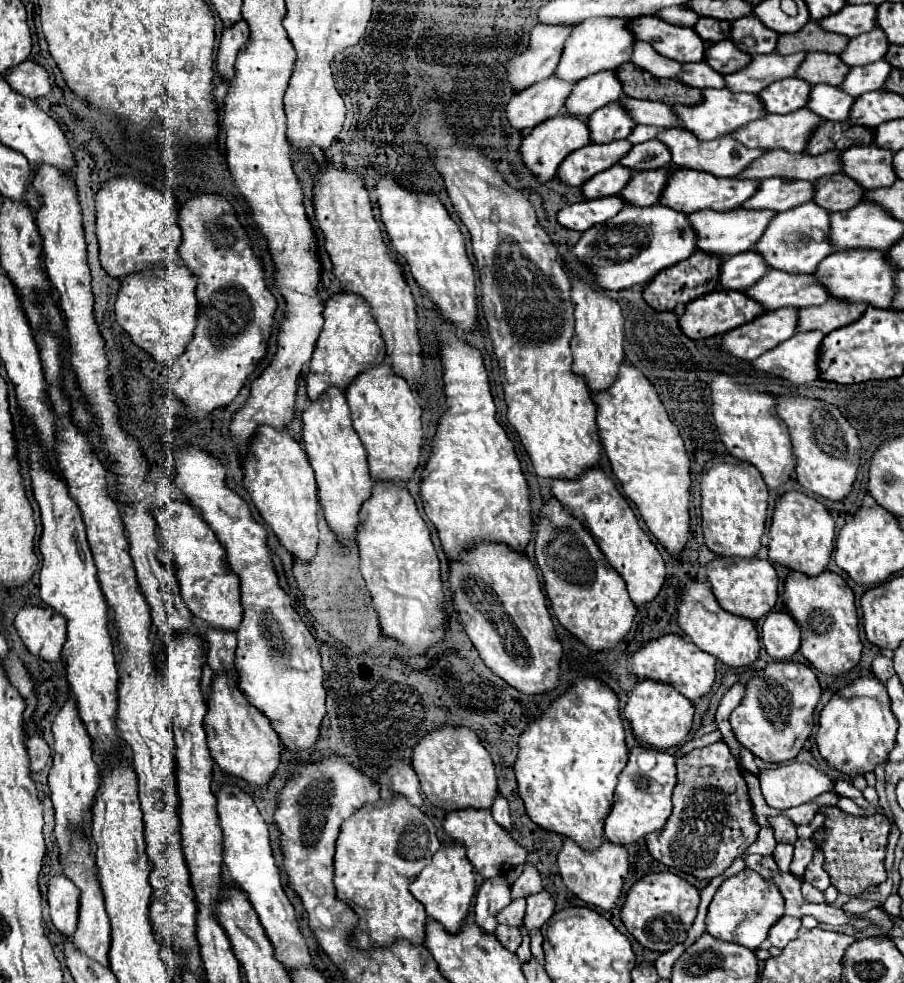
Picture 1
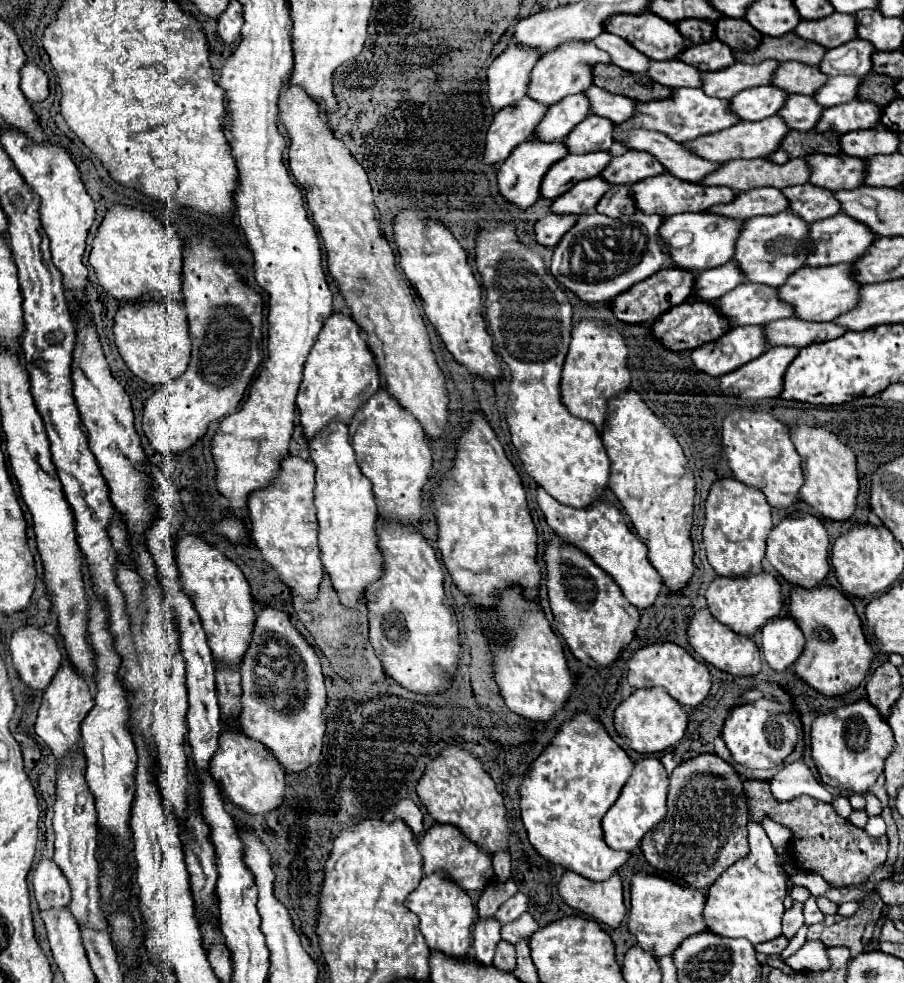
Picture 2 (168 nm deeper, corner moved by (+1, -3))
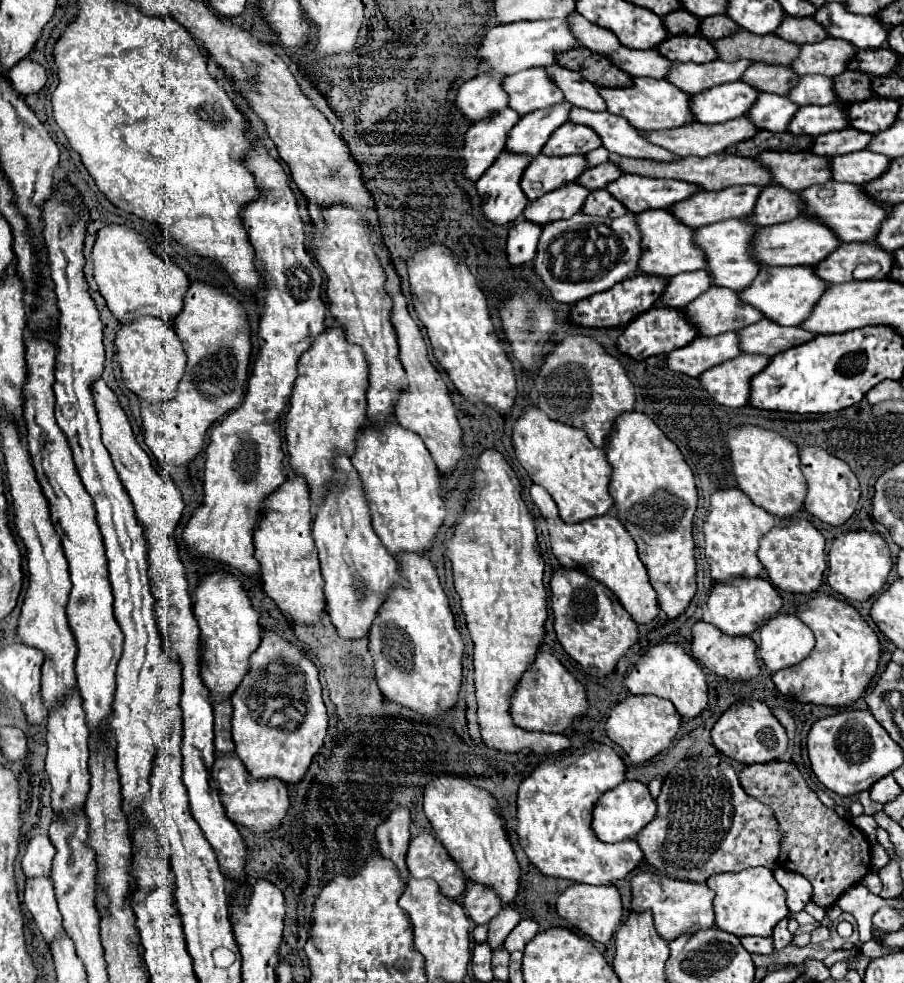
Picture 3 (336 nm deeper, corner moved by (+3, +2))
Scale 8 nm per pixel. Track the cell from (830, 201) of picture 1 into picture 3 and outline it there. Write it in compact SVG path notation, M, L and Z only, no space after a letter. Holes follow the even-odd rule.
M768 185L760 191L754 211L746 221L756 227L768 227L796 219L798 211L802 211L802 205L798 205L798 193L788 193L784 187Z

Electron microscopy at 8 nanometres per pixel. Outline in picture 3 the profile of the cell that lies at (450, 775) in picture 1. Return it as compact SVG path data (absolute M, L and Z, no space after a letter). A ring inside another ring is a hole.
M436 777L424 791L424 813L452 861L468 881L494 889L500 901L510 905L520 887L520 867L496 807L498 801L488 791L474 787L462 777Z

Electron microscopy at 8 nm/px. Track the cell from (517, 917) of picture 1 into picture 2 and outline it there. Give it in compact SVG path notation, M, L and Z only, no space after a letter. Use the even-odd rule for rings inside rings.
M524 912L518 920L514 920L510 924L504 924L500 932L502 932L502 938L504 940L516 944L520 938L530 938L536 930L538 930L536 920L528 912Z

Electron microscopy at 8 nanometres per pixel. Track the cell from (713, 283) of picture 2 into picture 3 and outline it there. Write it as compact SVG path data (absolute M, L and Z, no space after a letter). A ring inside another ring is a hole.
M704 269L692 271L692 273L674 275L674 279L666 281L666 287L664 287L664 293L662 293L660 301L666 307L684 309L690 301L694 301L698 295L702 295L710 287L712 287L710 275L706 275Z

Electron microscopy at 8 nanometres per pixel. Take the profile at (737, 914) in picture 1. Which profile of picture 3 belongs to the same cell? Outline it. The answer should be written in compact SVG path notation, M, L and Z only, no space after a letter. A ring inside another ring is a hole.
M766 867L744 869L740 873L720 873L710 877L706 885L716 893L714 897L716 927L720 927L722 931L730 931L736 937L744 935L770 937L774 925L788 917L786 891L774 879L774 873Z

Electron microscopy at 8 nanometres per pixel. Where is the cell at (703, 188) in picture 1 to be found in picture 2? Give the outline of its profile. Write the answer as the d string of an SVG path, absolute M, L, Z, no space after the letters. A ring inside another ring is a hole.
M662 172L660 176L640 180L632 186L632 196L636 196L636 206L646 214L660 214L660 216L674 216L680 212L704 212L716 204L726 204L736 198L736 192L732 188L720 188L720 186L704 186L694 182L684 182L668 172Z

